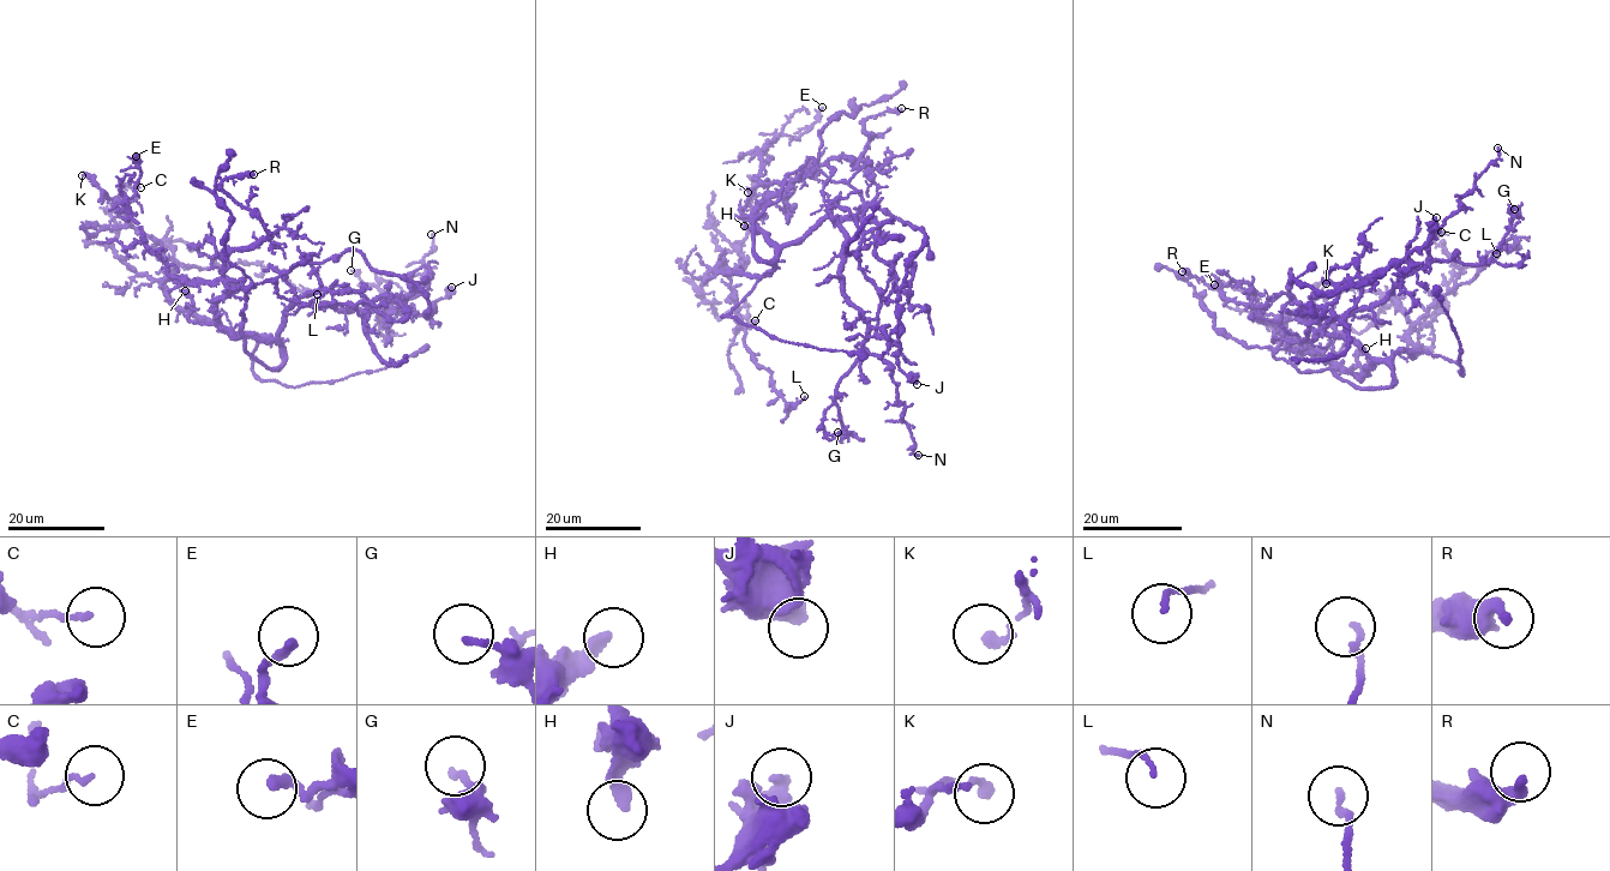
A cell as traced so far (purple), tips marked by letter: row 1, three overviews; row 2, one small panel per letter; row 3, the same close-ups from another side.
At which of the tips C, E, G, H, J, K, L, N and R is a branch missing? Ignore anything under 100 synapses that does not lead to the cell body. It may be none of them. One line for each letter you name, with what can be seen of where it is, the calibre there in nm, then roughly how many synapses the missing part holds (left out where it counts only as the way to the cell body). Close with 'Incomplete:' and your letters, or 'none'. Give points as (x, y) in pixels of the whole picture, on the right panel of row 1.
Incomplete: none

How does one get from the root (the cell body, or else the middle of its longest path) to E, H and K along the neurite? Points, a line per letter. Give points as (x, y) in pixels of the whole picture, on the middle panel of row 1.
E: (785, 246), (752, 215), (791, 182), (754, 179), (768, 144), (810, 128), (822, 107)
H: (785, 246), (775, 242), (748, 217), (732, 215), (748, 218), (744, 226)
K: (785, 246), (763, 275), (718, 269), (746, 263), (740, 245), (750, 228), (757, 184), (748, 192)

